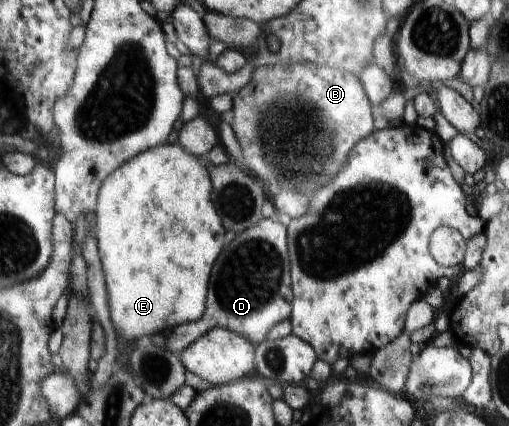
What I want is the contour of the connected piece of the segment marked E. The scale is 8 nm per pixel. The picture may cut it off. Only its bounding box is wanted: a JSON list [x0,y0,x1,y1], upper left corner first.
[95,143,225,339]

